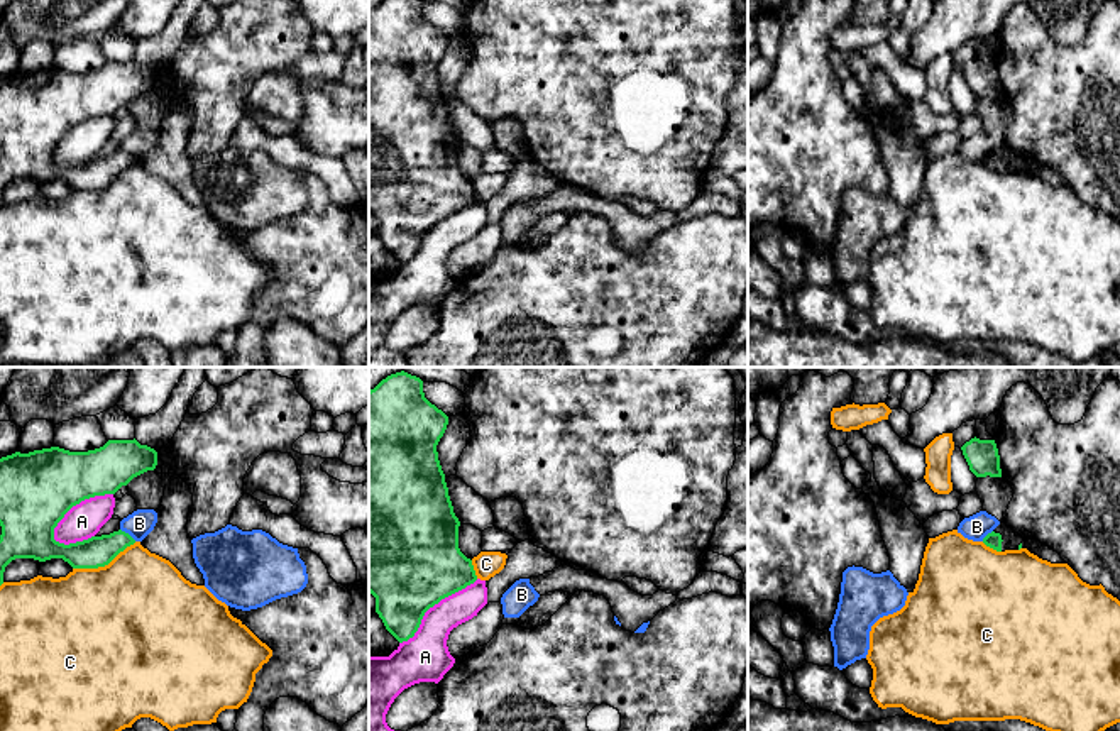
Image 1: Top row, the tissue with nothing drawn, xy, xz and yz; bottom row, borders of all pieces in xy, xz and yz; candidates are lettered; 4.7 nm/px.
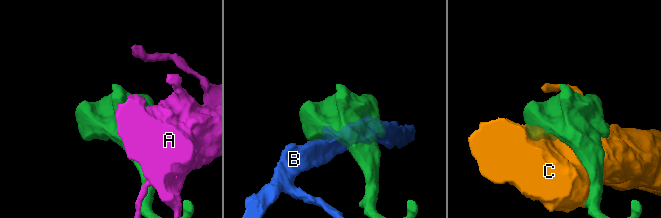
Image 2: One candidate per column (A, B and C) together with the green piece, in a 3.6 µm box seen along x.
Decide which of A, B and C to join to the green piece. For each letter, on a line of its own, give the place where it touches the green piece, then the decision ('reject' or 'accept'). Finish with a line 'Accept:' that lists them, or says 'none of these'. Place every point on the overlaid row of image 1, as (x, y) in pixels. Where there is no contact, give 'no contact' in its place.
A: contact xy (76, 503); reject
B: contact xy (127, 533); reject
C: contact xy (104, 566); reject
Accept: none of these

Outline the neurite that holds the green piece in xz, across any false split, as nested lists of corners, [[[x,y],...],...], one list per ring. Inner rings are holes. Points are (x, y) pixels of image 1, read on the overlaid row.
[[[404,371],[369,391],[369,592],[386,629],[399,641],[418,631],[425,613],[477,580],[458,548],[453,513],[436,445],[448,416],[423,393],[423,381]]]

